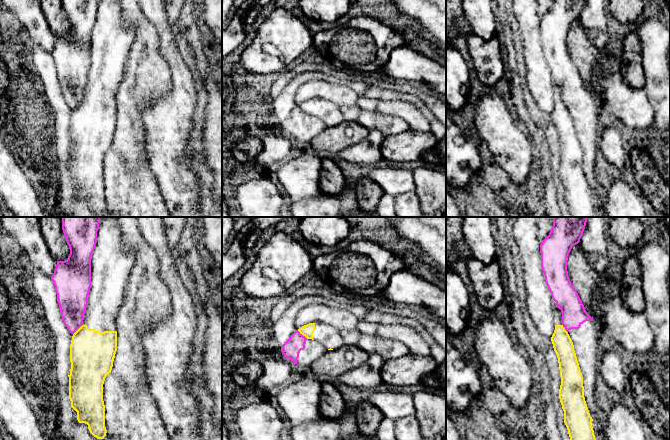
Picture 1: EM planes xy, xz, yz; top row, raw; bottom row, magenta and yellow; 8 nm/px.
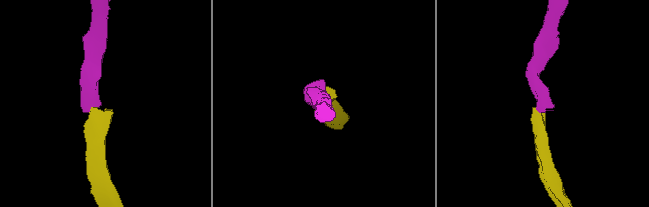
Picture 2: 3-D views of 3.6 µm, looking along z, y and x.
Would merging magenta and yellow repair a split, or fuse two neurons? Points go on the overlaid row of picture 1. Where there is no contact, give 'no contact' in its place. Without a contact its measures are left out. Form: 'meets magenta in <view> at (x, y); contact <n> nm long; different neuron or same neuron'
meets magenta in xz at (301, 334); contact 110 nm long; different neuron

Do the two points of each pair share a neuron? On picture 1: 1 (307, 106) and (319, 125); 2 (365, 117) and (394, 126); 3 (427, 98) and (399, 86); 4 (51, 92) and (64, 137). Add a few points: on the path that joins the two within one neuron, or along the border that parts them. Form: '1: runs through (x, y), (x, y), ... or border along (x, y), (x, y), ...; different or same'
1: border along (307, 114), (316, 116), (327, 125); different
2: runs through (372, 121), (387, 124); same
3: runs through (420, 91), (417, 88), (406, 87); same
4: runs through (57, 103), (62, 112), (62, 126); same

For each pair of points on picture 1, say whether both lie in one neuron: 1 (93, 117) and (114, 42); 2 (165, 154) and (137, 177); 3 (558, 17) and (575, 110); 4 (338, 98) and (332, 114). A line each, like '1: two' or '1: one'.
1: one
2: two
3: one
4: two

